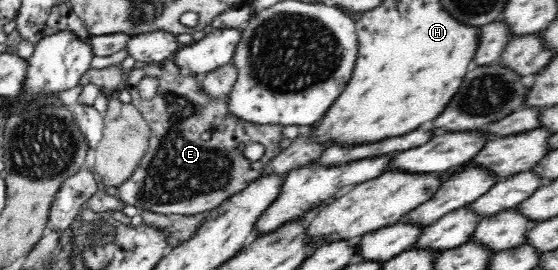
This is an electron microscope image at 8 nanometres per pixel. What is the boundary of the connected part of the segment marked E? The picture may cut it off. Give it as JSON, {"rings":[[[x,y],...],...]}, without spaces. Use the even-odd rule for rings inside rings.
{"rings":[[[174,57],[162,64],[138,64],[127,71],[121,89],[126,89],[132,95],[131,105],[138,108],[142,117],[147,121],[151,130],[148,151],[132,177],[117,188],[122,201],[138,209],[149,210],[160,215],[180,217],[182,215],[200,215],[218,208],[224,201],[242,191],[249,181],[257,178],[264,172],[264,167],[282,150],[284,129],[280,123],[276,125],[258,125],[243,123],[240,116],[230,112],[227,97],[213,97],[201,88],[201,77],[177,65]],[[144,75],[158,77],[160,89],[158,95],[152,100],[140,98],[138,83]],[[252,141],[260,141],[266,145],[266,157],[258,163],[248,163],[242,157],[244,146]]]}

